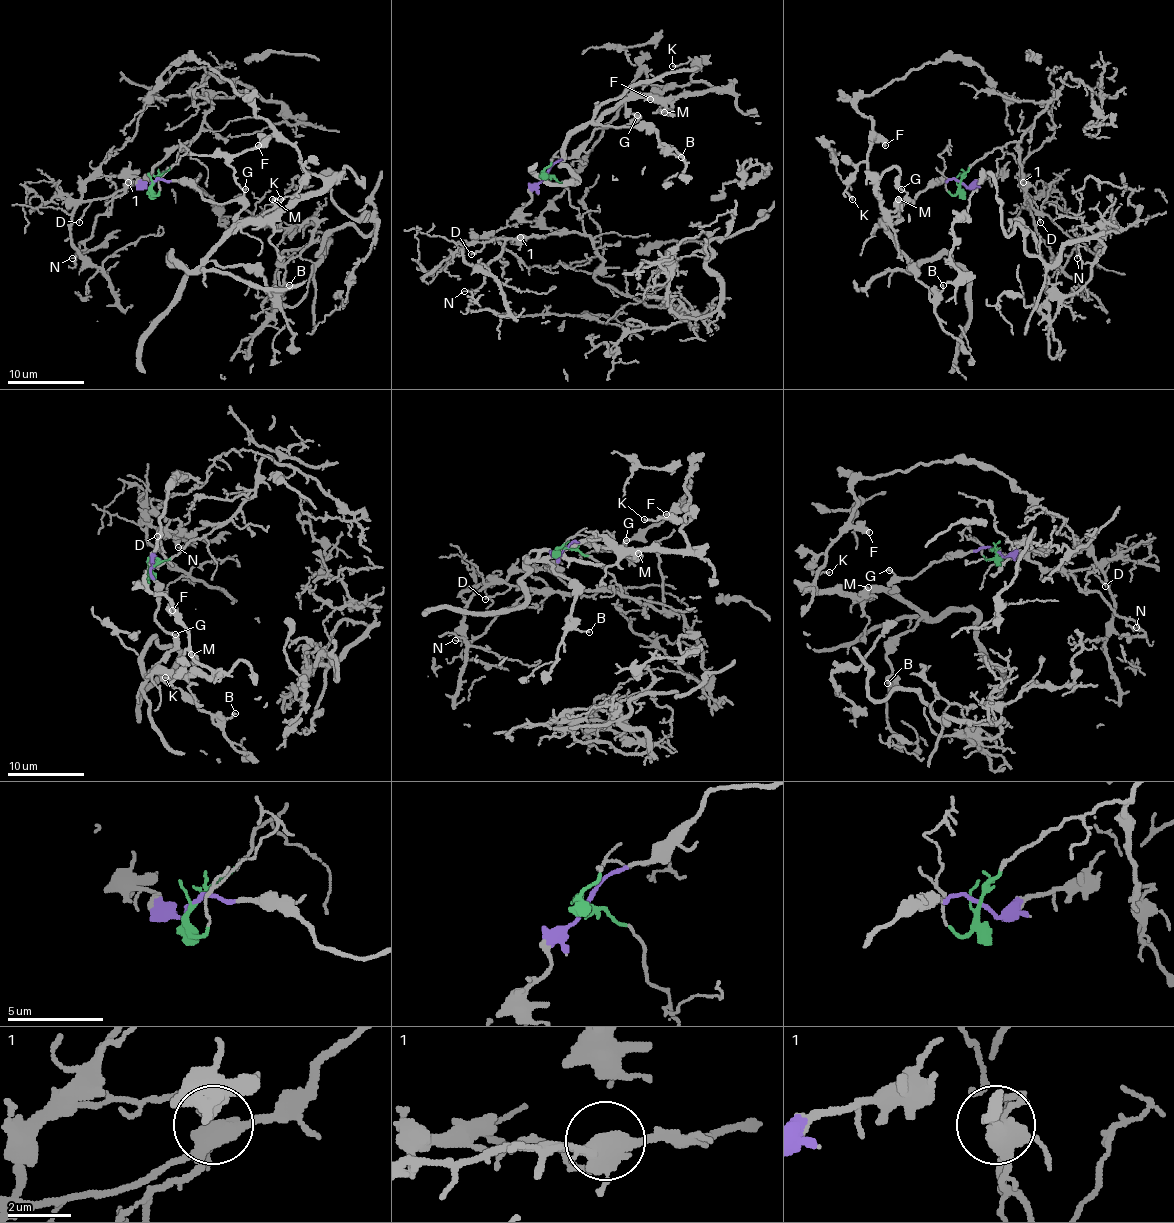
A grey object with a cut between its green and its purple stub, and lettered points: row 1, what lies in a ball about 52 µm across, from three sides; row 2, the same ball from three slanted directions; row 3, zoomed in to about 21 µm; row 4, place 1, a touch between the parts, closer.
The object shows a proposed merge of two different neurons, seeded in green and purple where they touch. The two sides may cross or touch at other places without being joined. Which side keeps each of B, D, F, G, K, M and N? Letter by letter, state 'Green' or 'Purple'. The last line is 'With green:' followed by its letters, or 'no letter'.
B: Purple
D: Green
F: Purple
G: Purple
K: Purple
M: Purple
N: Green
With green: D, N

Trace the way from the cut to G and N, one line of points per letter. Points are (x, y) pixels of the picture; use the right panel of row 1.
G: (960, 183), (950, 179), (933, 181), (914, 204), (900, 188)
N: (960, 183), (977, 160), (1019, 141), (1025, 194), (1074, 242), (1076, 257)

